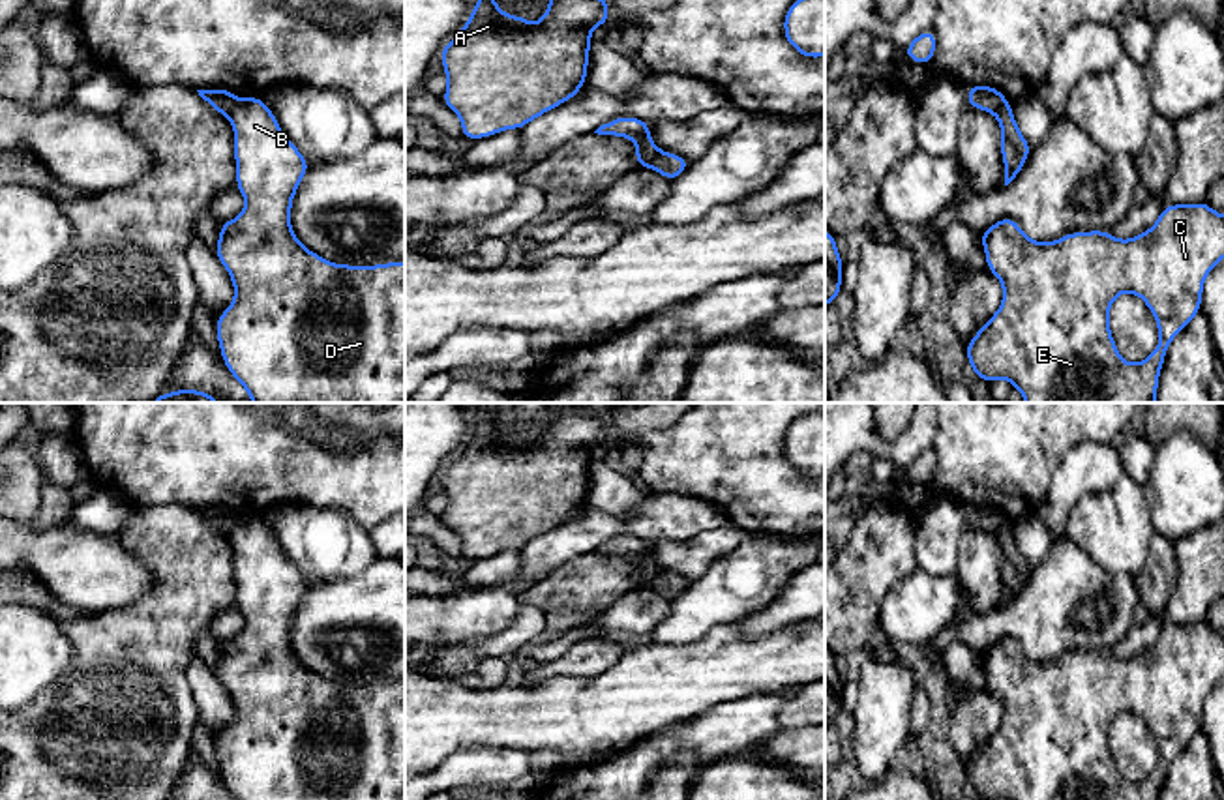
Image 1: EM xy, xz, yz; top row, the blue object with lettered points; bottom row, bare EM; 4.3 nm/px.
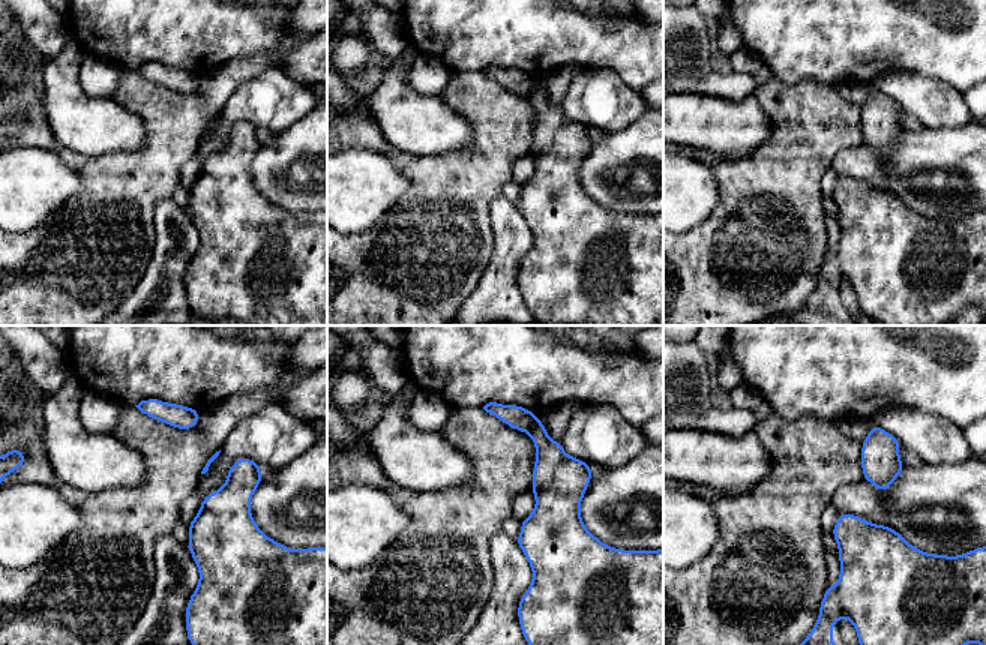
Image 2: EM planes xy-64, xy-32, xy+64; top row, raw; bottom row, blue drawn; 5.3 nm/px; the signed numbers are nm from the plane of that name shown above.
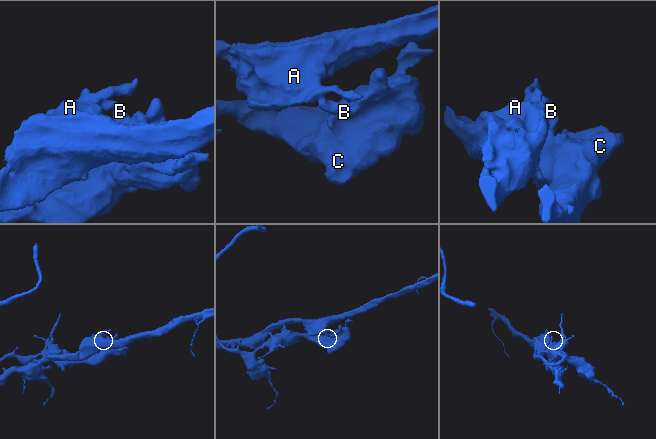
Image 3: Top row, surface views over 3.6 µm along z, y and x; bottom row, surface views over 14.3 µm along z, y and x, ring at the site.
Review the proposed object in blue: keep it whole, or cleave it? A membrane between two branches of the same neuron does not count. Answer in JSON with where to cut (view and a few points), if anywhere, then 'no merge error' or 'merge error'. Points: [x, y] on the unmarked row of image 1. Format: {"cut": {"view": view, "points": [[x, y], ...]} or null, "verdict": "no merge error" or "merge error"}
{"cut": {"view": "xy", "points": [[240, 519], [227, 534]]}, "verdict": "merge error"}

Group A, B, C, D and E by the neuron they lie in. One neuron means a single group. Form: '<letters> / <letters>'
A / B C D E

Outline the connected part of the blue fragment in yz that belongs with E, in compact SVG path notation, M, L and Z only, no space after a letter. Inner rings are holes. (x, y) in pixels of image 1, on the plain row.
M1203 620L1164 626L1157 643L1130 659L1087 650L1035 661L1012 637L978 656L986 688L1003 704L999 729L965 764L982 800L1158 800L1170 763L1200 733L1203 701L1224 678L1224 635ZM1123 712L1140 716L1158 746L1158 764L1140 783L1123 779L1110 751L1110 725Z

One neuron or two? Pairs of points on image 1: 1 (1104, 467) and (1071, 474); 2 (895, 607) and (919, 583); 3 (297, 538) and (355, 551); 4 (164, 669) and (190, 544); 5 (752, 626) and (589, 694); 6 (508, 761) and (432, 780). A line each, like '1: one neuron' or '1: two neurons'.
1: one neuron
2: one neuron
3: one neuron
4: one neuron
5: two neurons
6: one neuron

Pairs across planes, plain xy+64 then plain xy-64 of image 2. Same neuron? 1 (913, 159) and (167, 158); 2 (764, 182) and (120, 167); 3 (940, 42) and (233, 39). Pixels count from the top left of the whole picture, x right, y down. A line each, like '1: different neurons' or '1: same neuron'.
1: different neurons
2: same neuron
3: same neuron

